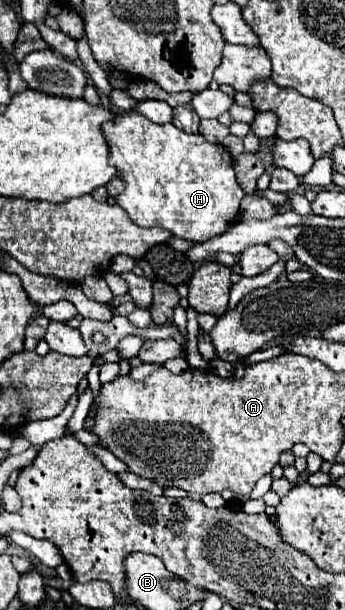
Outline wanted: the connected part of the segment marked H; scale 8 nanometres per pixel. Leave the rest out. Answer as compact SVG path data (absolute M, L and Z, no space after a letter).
M137 112L115 114L113 122L103 124L105 140L111 146L111 160L117 168L117 176L127 184L125 192L117 196L117 204L129 214L129 218L141 228L165 228L173 232L177 238L185 238L191 242L205 242L217 234L223 234L229 224L239 218L239 202L245 196L241 190L233 166L231 156L221 144L207 142L201 134L187 134L175 128L171 122L153 124L145 120Z

